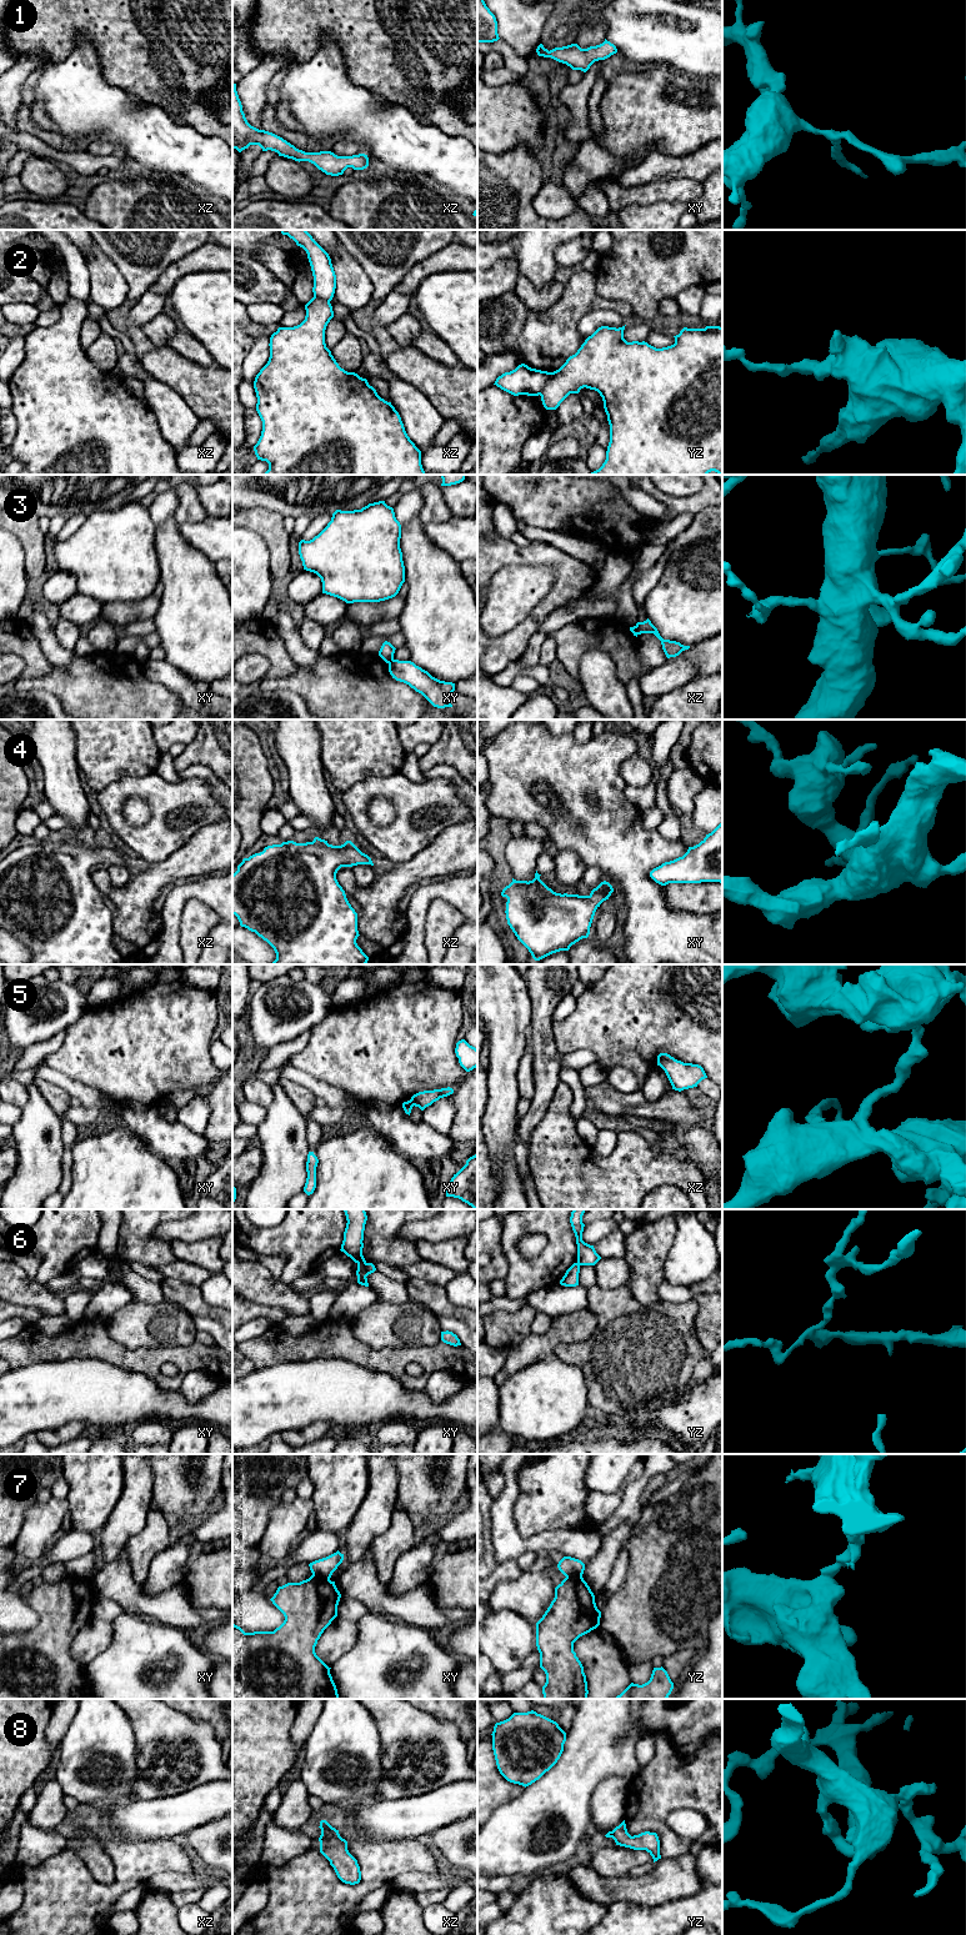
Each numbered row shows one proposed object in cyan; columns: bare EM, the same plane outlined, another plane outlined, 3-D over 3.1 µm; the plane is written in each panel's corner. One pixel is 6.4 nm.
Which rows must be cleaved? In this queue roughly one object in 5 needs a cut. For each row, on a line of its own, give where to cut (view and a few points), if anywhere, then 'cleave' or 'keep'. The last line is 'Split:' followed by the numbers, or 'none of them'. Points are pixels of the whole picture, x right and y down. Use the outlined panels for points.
1: cut none; keep
2: cut yz (550, 372), (539, 394); cleave
3: cut xy (393, 658), (389, 663); cleave
4: cut none; keep
5: cut none; keep
6: cut xy (365, 1262), (358, 1264); cleave
7: cut xy (313, 1574), (329, 1579); cleave
8: cut none; keep
Split: 2, 3, 6, 7

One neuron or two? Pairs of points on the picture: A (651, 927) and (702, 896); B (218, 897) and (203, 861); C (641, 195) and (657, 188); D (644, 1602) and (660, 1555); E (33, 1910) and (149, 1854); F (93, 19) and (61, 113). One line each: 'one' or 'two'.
A: two
B: two
C: one
D: one
E: one
F: two

